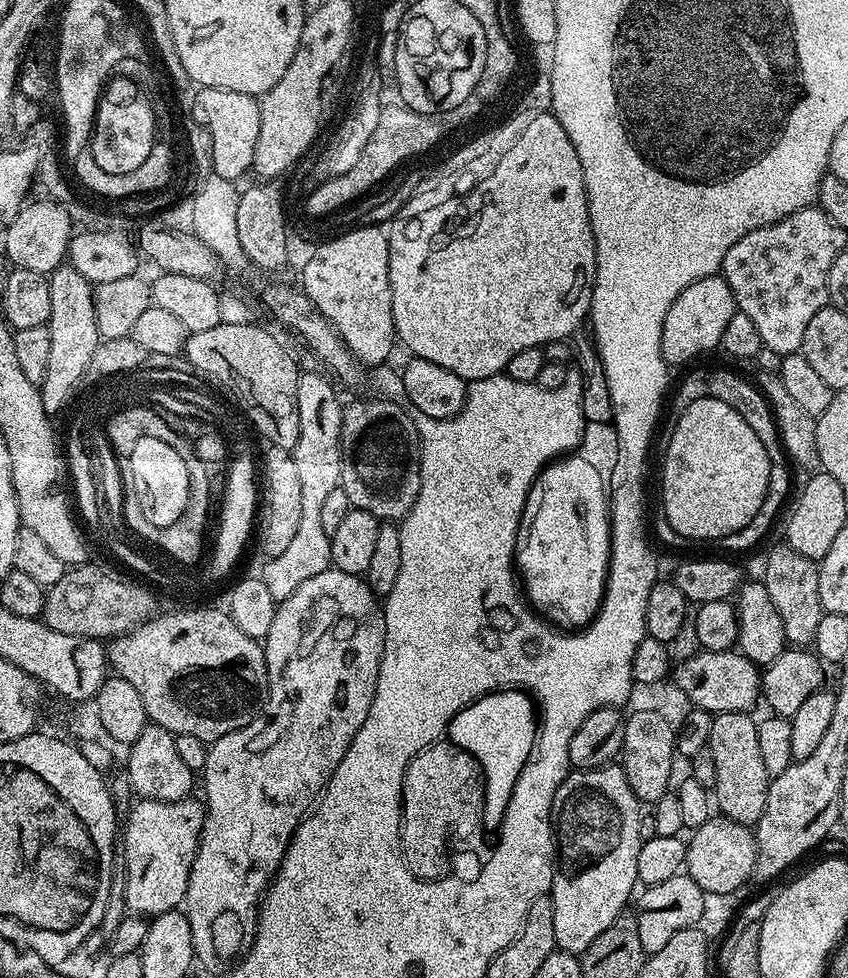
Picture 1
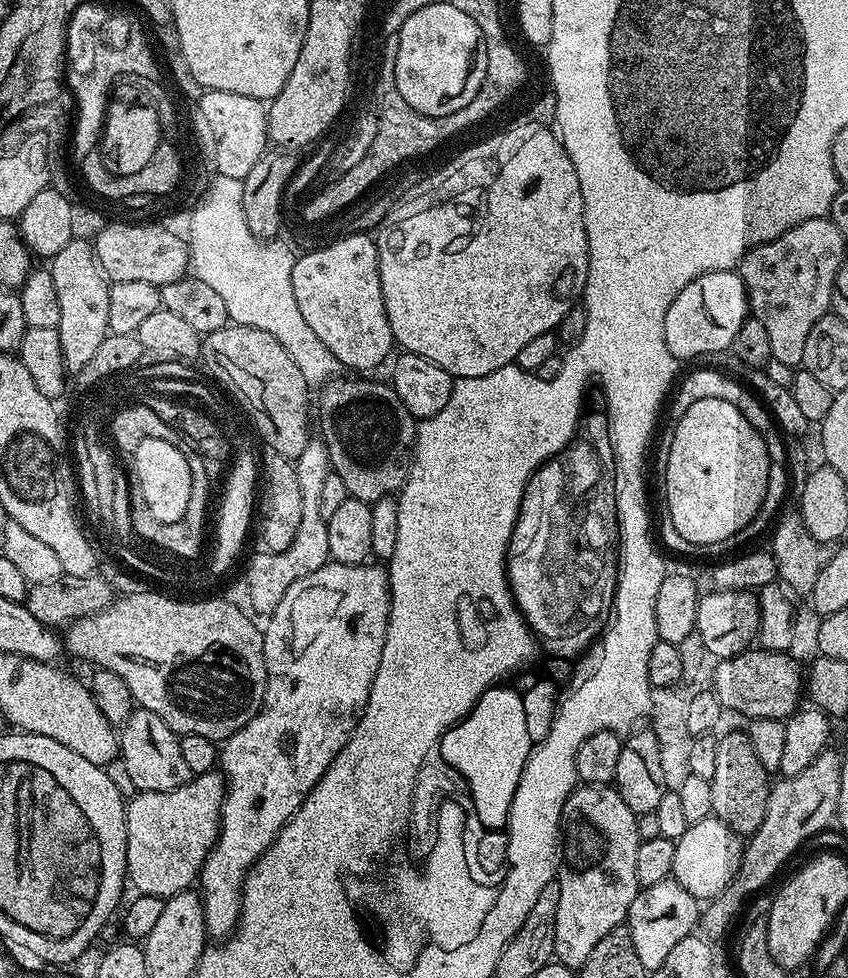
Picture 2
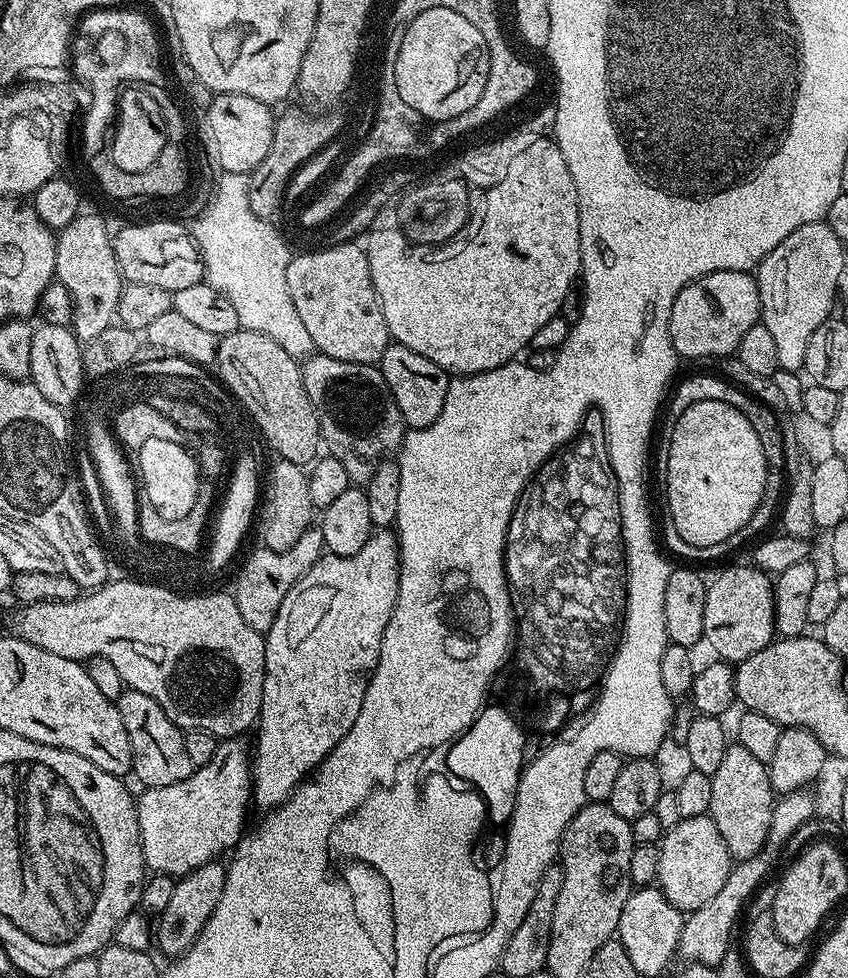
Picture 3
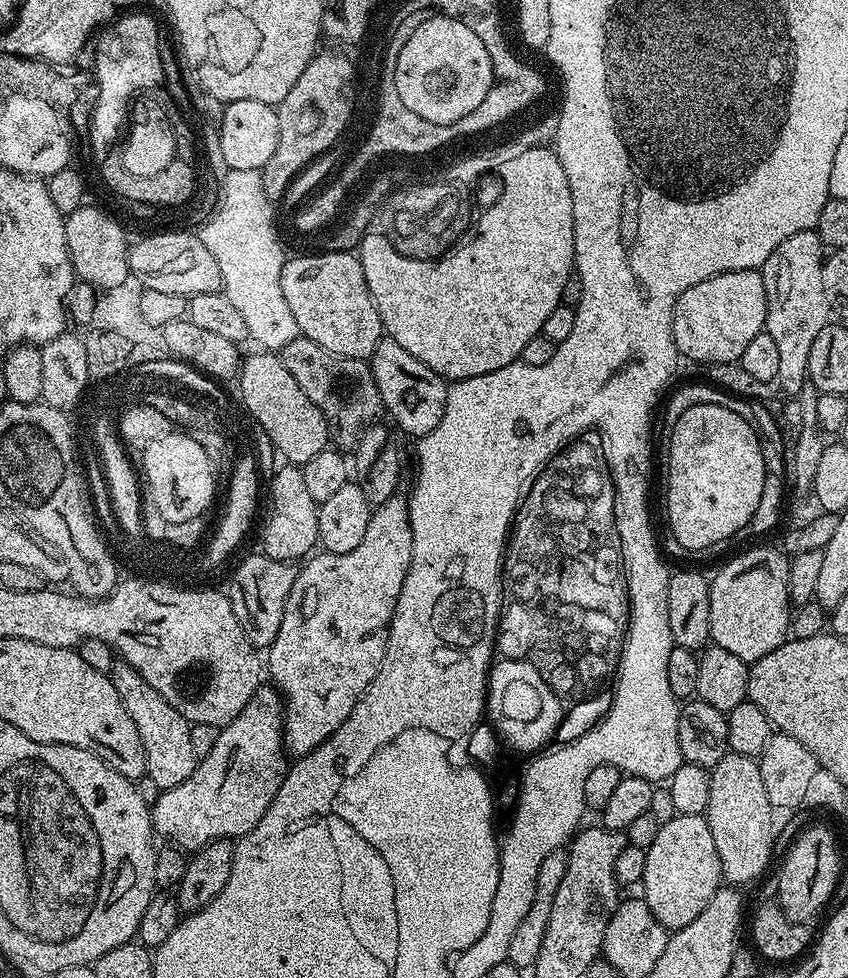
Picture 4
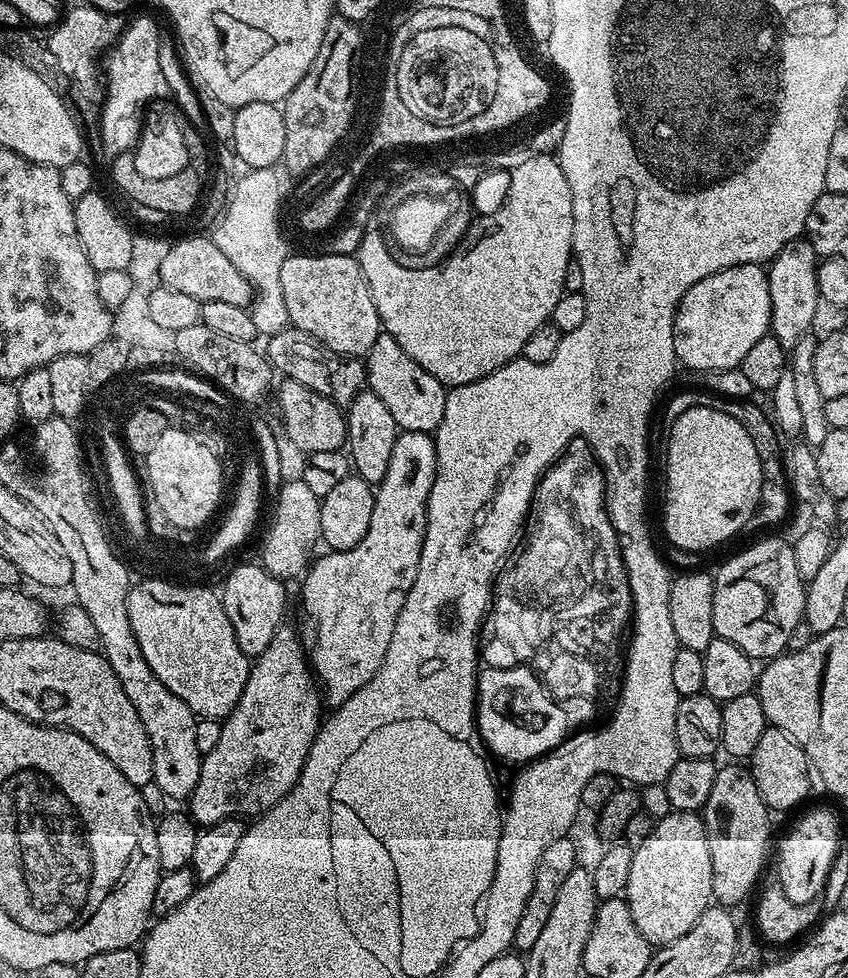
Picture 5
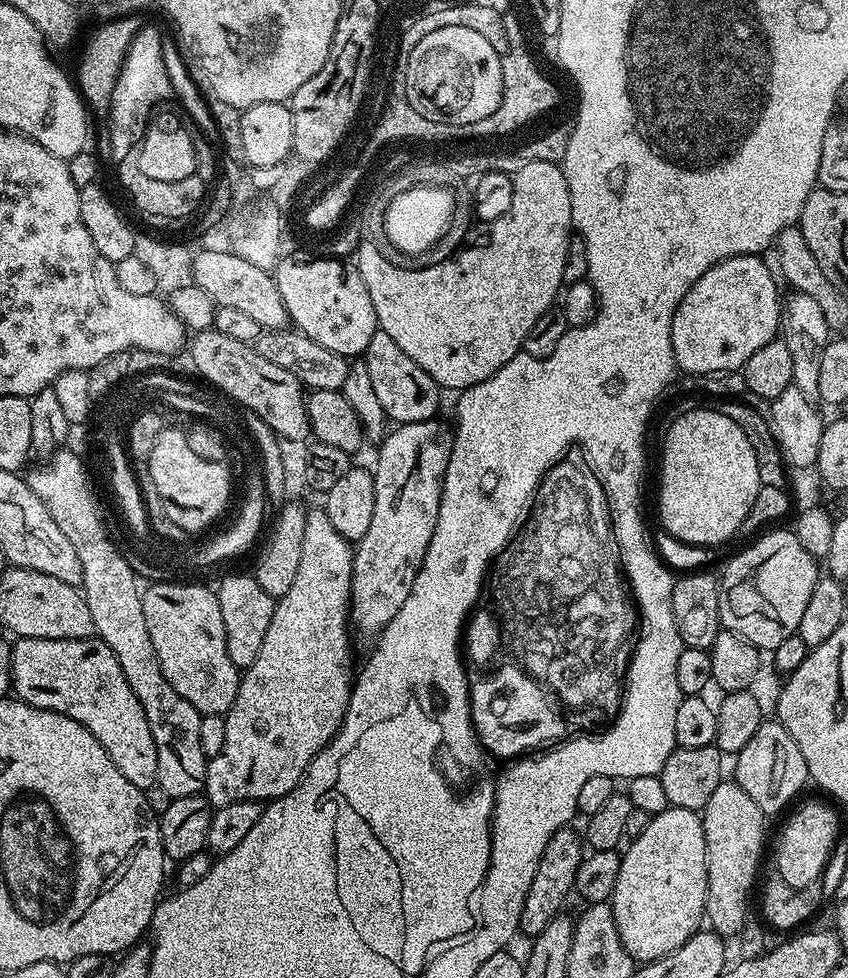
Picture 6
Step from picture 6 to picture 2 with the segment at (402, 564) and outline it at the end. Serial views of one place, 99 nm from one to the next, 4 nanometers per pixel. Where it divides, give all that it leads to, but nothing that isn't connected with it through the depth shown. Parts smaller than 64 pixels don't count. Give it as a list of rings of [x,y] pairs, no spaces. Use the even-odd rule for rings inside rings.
[[[367,563],[324,564],[294,582],[286,590],[286,598],[267,617],[268,628],[266,624],[263,634],[268,689],[264,701],[257,716],[223,741],[218,752],[218,768],[226,777],[224,805],[220,808],[220,839],[210,850],[198,877],[209,937],[227,938],[235,932],[248,871],[276,841],[276,835],[288,825],[322,774],[326,774],[330,762],[346,746],[366,710],[370,686],[378,674],[378,662],[382,662],[392,597],[388,592],[387,571],[383,567],[368,567]]]

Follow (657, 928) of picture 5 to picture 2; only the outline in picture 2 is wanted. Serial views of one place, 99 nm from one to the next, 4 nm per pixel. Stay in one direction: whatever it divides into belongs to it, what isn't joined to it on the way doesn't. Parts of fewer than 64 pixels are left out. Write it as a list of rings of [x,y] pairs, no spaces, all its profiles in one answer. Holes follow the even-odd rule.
[[[716,816],[702,818],[702,822],[689,824],[686,834],[676,840],[674,846],[674,866],[671,879],[677,880],[695,900],[711,902],[726,890],[726,886],[736,876],[744,857],[745,841],[726,826]]]

